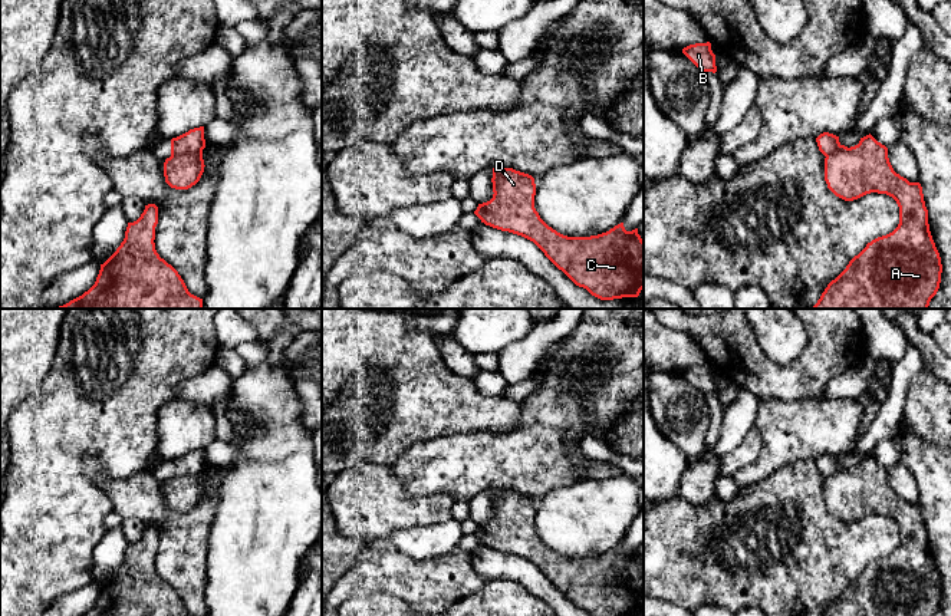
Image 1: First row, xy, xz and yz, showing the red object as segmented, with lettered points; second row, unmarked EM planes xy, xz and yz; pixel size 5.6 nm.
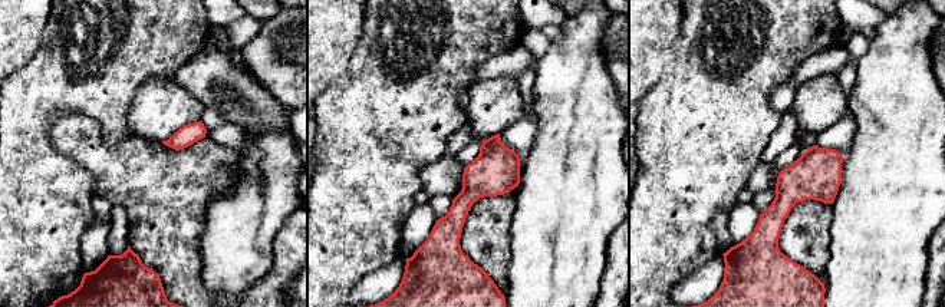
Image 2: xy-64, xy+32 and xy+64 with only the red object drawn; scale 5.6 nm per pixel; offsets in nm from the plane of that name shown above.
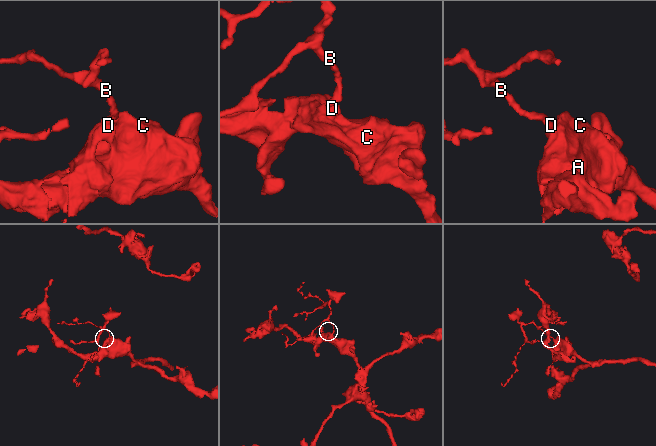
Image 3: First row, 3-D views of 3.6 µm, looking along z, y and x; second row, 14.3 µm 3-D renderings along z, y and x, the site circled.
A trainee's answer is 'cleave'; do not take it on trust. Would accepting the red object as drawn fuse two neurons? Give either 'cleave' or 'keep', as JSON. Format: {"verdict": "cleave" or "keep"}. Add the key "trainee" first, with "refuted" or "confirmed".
{"trainee": "confirmed", "verdict": "cleave"}

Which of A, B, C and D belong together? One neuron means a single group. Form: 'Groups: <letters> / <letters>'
Groups: A C D / B

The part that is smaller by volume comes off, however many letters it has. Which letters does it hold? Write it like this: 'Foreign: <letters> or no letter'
Foreign: B

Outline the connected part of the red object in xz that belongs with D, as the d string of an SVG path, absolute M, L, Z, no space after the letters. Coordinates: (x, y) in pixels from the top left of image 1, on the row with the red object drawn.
M520 171L493 174L493 198L478 204L474 214L493 228L533 241L544 256L576 286L600 300L638 297L644 289L644 240L638 228L626 231L623 223L590 237L567 237L549 227L534 208L534 178Z

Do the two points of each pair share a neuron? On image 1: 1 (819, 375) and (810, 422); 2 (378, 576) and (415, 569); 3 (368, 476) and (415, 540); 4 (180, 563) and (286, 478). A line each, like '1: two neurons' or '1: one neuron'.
1: two neurons
2: one neuron
3: two neurons
4: two neurons

